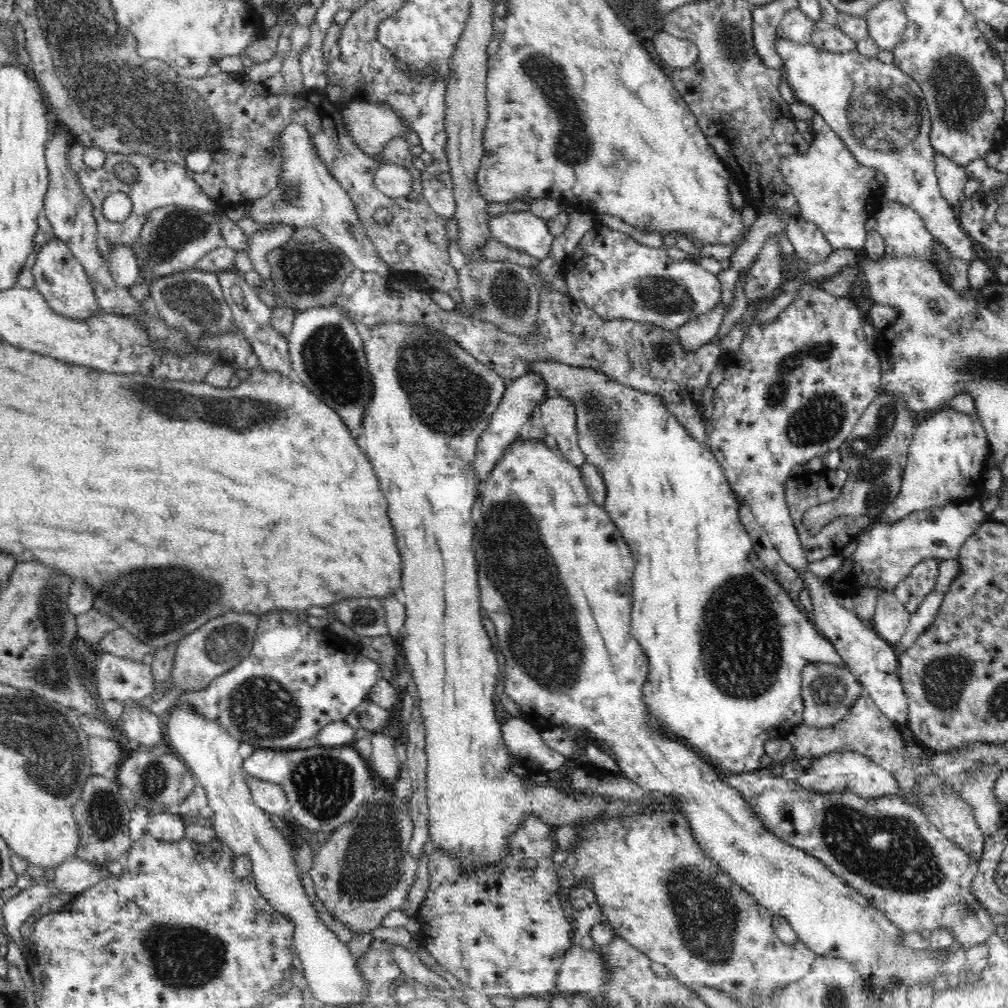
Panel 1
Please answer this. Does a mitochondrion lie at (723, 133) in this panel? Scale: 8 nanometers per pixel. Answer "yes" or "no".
no

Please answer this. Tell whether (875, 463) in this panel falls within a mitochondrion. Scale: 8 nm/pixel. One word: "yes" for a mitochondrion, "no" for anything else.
yes

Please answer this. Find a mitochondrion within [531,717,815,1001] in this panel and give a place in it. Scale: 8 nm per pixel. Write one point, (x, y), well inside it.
(707, 918)

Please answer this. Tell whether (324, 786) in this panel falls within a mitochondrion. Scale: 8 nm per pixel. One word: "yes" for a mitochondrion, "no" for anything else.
yes

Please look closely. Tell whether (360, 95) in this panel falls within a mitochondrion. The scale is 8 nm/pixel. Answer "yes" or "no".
no

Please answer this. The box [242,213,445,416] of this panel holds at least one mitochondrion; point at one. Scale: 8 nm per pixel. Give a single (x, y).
(330, 361)

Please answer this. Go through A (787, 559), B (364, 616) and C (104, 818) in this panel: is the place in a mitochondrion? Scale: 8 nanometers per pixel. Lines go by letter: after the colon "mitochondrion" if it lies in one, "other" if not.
A: other
B: mitochondrion
C: mitochondrion

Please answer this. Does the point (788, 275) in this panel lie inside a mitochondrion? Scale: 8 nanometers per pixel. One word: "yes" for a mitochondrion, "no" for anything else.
no

